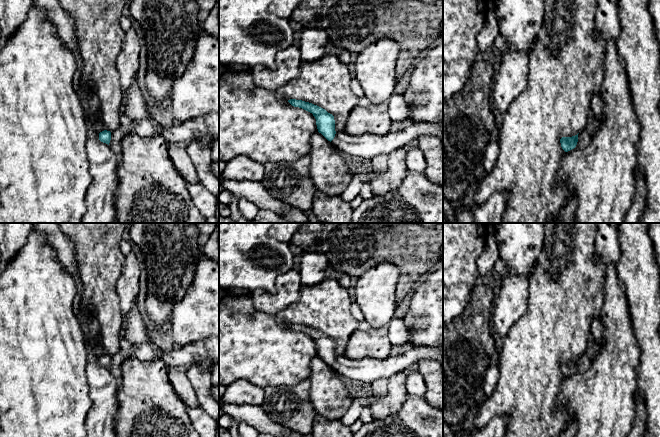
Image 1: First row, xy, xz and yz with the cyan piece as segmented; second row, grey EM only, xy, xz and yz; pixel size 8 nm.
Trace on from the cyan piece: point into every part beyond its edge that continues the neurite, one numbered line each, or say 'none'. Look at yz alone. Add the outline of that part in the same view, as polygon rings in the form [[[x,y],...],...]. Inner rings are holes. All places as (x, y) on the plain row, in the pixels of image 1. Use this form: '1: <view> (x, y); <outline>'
1: yz (584, 362); [[[585,353],[580,355],[578,358],[578,366],[576,369],[576,373],[582,373],[586,371],[592,363],[592,359],[589,358]]]

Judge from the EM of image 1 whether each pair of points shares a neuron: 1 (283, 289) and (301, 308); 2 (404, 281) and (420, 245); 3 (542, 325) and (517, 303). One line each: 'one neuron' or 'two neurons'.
1: two neurons
2: one neuron
3: two neurons

